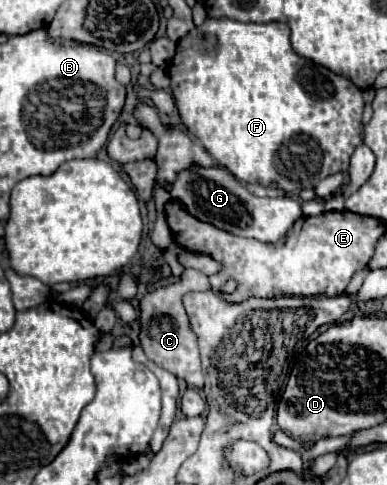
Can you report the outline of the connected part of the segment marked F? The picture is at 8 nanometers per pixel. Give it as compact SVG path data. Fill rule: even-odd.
M227 17L205 19L201 27L195 27L177 43L169 77L183 125L187 125L219 165L227 167L243 183L275 183L285 191L297 193L299 189L313 189L331 173L349 169L351 153L363 143L361 115L365 103L361 89L347 77L297 55L289 37L291 29L281 21L241 23ZM295 167L301 173L287 175Z

